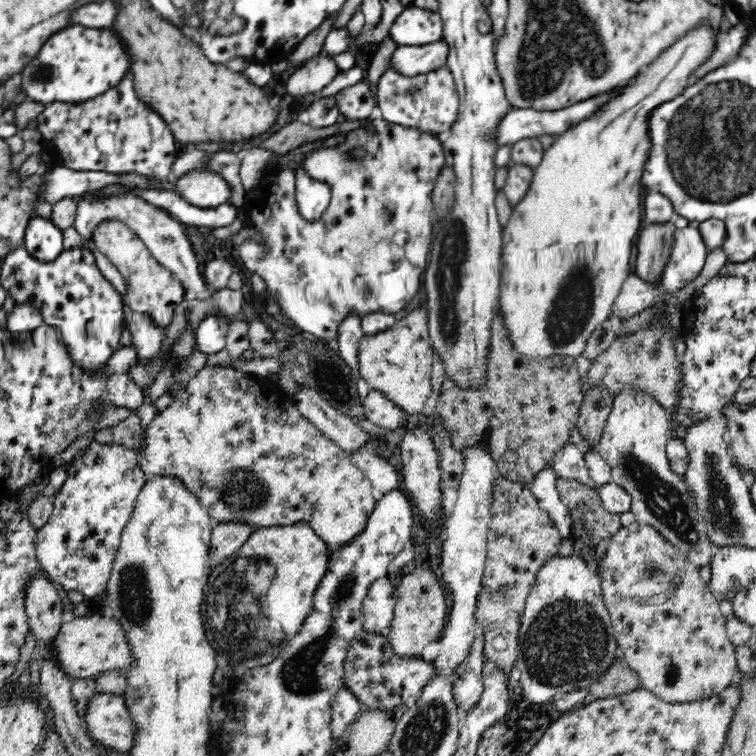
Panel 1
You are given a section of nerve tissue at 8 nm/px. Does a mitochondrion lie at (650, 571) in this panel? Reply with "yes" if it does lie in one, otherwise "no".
yes

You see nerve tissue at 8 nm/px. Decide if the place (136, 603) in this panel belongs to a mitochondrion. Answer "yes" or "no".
yes

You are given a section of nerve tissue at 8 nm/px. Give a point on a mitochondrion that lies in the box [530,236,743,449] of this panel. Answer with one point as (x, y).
(573, 306)

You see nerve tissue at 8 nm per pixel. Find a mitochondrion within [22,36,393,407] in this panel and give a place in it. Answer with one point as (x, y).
(41, 73)

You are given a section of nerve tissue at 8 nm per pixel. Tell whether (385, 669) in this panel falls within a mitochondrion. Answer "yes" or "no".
no

